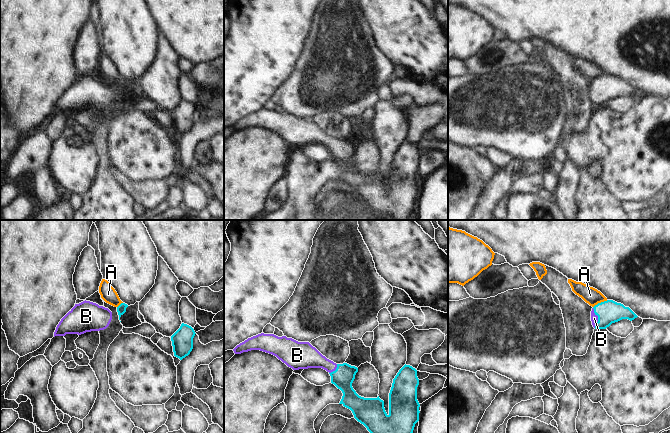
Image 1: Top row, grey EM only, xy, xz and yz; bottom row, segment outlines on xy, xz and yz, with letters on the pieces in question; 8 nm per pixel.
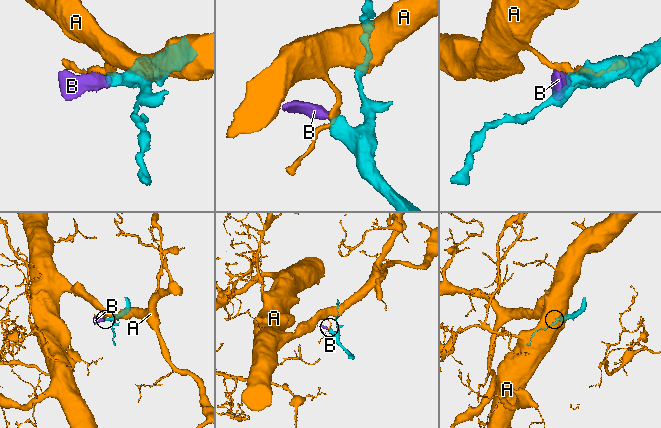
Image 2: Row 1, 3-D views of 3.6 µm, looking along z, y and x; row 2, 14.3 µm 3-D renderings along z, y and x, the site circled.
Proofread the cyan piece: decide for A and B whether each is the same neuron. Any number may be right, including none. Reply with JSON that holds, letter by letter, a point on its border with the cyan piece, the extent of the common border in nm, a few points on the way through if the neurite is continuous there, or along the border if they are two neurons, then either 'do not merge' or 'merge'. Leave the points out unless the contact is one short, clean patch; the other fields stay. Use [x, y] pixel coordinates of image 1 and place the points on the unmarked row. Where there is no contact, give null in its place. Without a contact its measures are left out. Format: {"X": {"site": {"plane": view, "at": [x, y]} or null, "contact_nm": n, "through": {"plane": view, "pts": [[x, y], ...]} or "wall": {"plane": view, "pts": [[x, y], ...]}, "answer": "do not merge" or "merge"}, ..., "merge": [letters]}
{"A": {"site": {"plane": "yz", "at": [601, 78]}, "contact_nm": 130, "wall": {"plane": "yz", "pts": [[607, 76], [598, 78], [593, 83]]}, "answer": "do not merge"}, "B": {"site": {"plane": "yz", "at": [598, 94]}, "contact_nm": 160, "through": {"plane": "yz", "pts": [[608, 88], [598, 94], [594, 94]]}, "answer": "merge"}, "merge": ["B"]}

